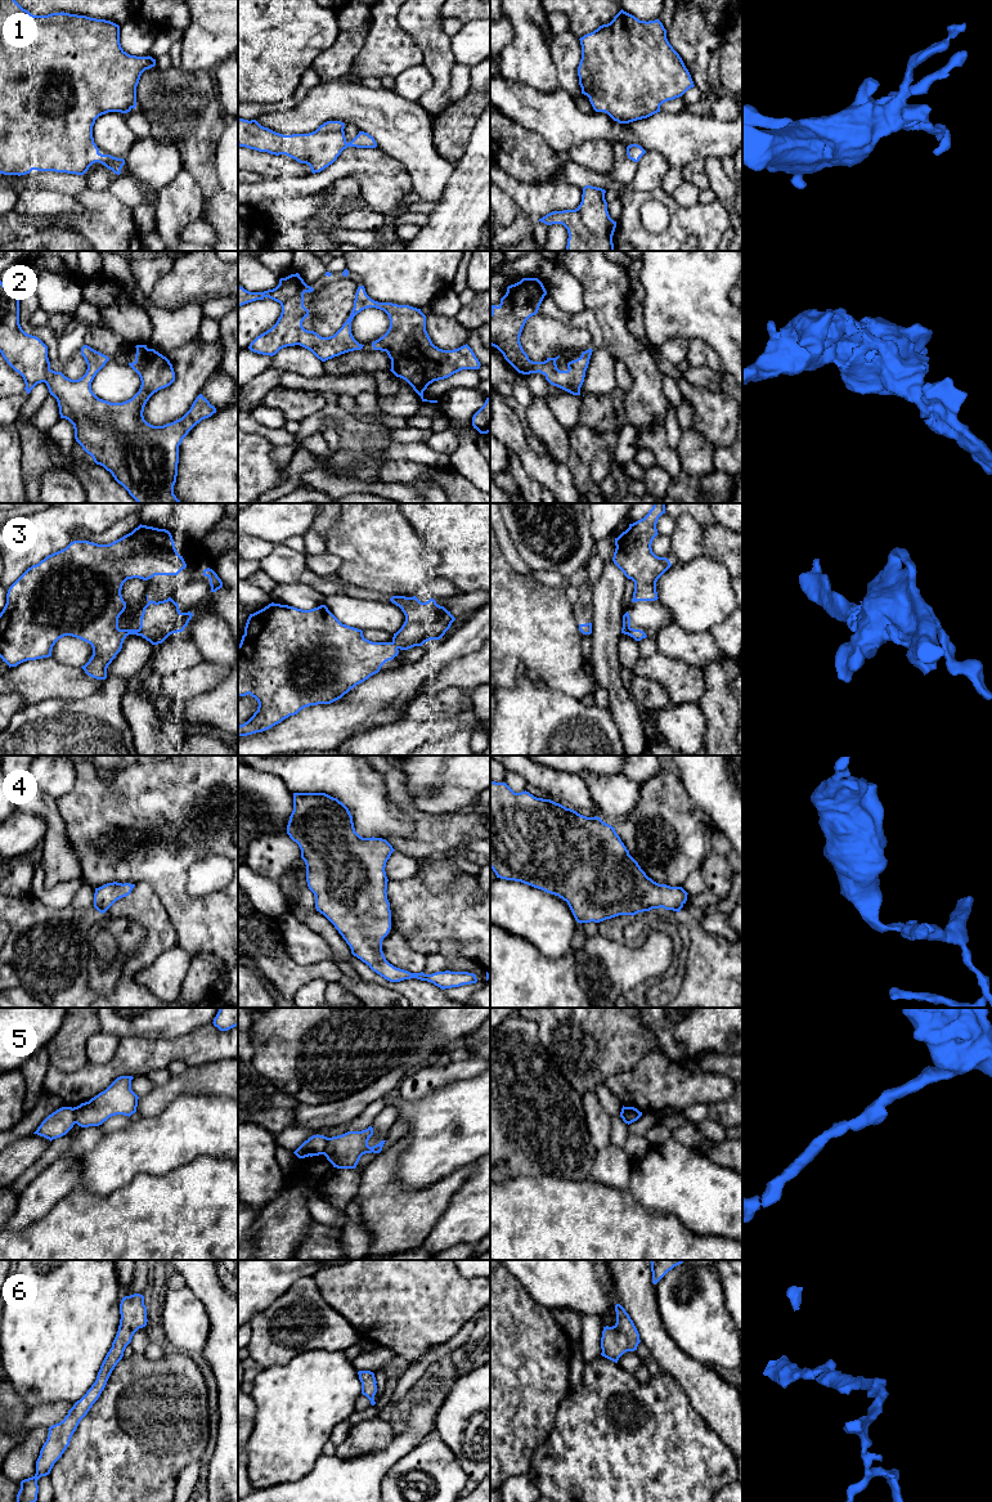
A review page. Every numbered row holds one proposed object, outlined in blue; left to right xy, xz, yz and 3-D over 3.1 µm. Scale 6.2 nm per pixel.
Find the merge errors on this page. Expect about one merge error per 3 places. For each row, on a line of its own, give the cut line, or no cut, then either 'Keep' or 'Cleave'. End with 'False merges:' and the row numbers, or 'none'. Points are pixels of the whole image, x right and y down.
1: No split. Keep
2: No split. Keep
3: No split. Keep
4: No split. Keep
5: Split along xz (328, 1138), (322, 1153). Cleave
6: No split. Keep
False merges: 5

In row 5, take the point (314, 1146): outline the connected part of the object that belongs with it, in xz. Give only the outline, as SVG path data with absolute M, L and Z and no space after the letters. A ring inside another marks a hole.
M313 1135L305 1140L293 1153L299 1158L323 1154L328 1138L324 1135Z

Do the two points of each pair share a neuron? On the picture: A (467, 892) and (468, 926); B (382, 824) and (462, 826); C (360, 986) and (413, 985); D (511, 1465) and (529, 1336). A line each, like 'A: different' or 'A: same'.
A: same
B: different
C: different
D: same

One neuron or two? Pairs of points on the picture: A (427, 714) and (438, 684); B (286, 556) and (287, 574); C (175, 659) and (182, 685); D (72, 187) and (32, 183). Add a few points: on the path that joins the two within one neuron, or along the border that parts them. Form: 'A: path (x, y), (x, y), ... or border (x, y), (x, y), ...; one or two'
A: border (434, 695), (417, 696); two
B: path (286, 560), (287, 570); one
C: border (202, 660), (162, 677); two
D: path (62, 182), (43, 182); one

